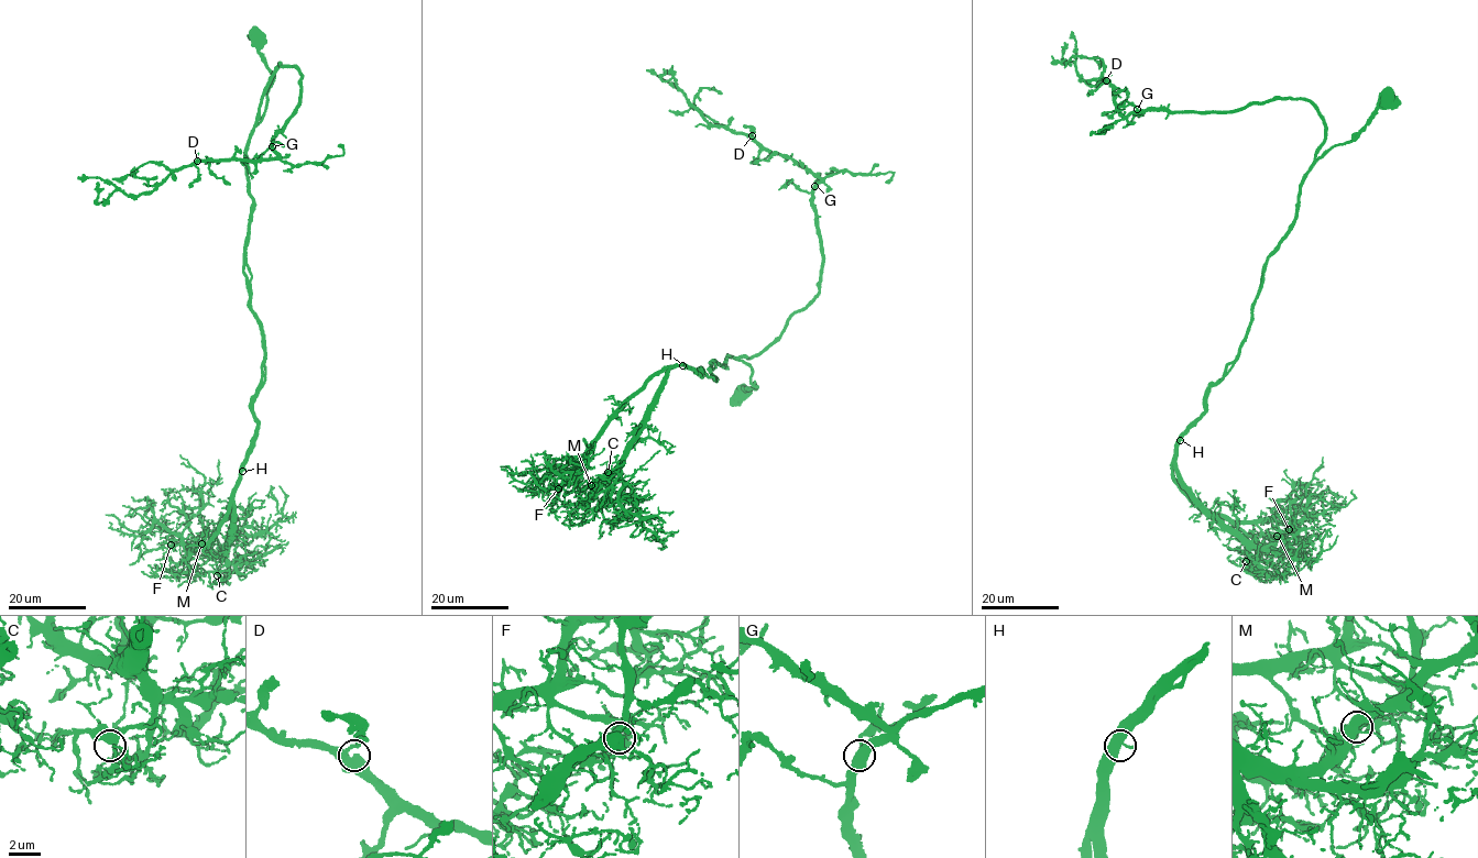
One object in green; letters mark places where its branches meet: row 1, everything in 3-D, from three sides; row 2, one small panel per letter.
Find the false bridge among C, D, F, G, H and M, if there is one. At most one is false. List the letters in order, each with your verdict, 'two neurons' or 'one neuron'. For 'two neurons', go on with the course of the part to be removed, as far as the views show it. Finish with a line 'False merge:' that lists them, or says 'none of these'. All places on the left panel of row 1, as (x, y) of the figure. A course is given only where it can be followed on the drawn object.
C: one neuron
D: one neuron
F: one neuron
G: one neuron
H: one neuron
M: one neuron
False merge: none of these

